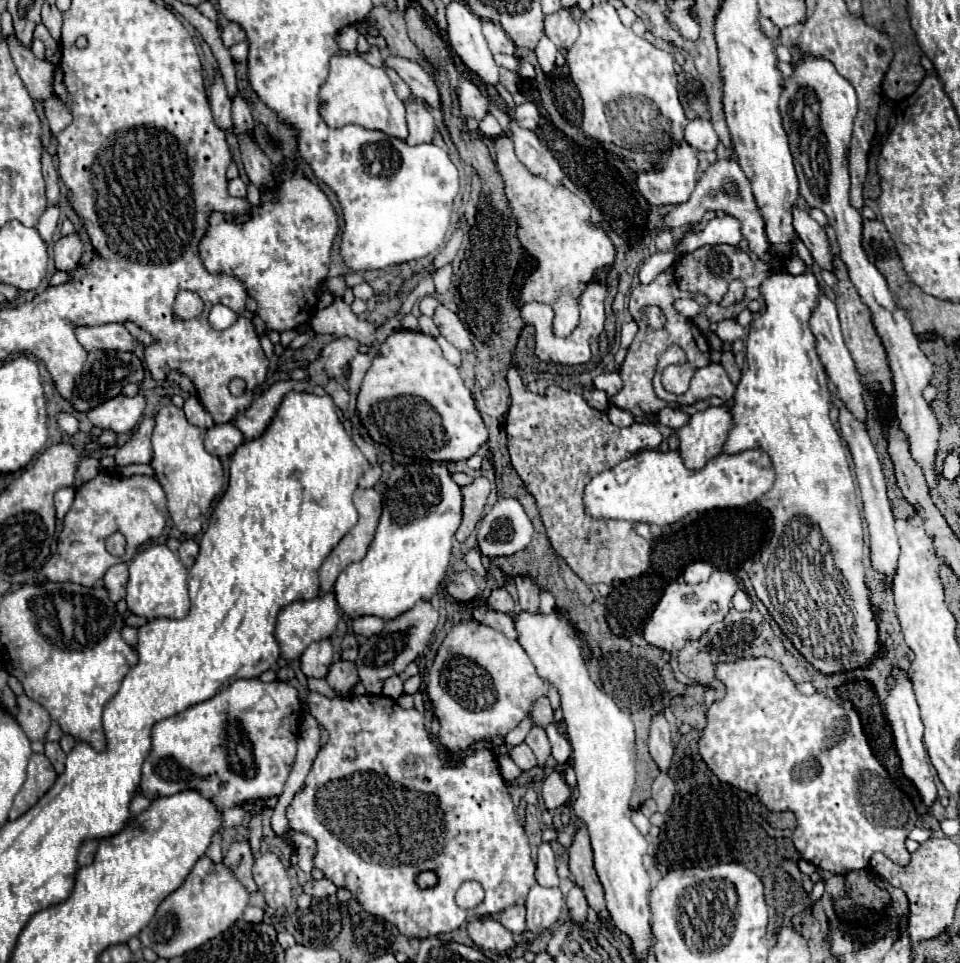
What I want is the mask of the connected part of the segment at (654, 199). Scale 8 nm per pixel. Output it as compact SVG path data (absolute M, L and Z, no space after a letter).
M682 142L660 154L666 156L666 162L658 172L640 174L638 188L650 204L682 204L690 198L696 186L696 150Z

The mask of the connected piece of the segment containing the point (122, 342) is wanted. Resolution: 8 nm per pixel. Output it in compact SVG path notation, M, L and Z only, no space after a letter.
M104 324L94 328L78 328L78 342L86 350L116 350L134 352L136 338L126 330L124 324Z

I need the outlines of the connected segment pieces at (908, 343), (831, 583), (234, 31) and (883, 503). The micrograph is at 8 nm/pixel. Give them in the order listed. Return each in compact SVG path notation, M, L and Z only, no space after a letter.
M800 46L794 48L800 50L800 60L792 62L794 72L790 78L784 78L780 94L780 116L790 140L790 152L794 156L794 166L800 180L800 196L812 208L820 208L826 214L830 226L836 232L840 258L848 268L848 276L856 286L862 302L872 310L874 326L888 352L888 362L894 376L896 416L900 420L902 430L908 434L912 458L922 466L926 482L932 488L938 482L938 474L934 472L934 458L938 450L940 426L928 402L922 398L922 390L930 384L932 378L932 364L920 350L918 338L912 332L906 312L896 306L884 276L866 258L862 250L862 216L856 208L852 208L848 196L850 192L848 146L852 138L852 124L858 110L856 90L844 76L838 74L838 70L830 60L808 54Z
M782 264L778 266L772 266L770 268L770 276L762 282L760 286L760 292L764 296L764 302L766 302L766 310L752 320L752 328L750 328L750 334L748 334L748 340L746 340L746 362L748 362L748 368L746 372L742 374L738 386L736 386L736 394L734 394L734 402L732 402L732 414L734 414L734 426L728 434L728 440L724 444L724 452L726 454L738 454L738 452L744 452L744 450L750 450L750 448L758 448L758 450L764 450L768 452L774 468L776 468L776 482L772 486L770 492L766 492L758 504L766 510L772 512L774 516L774 536L770 540L770 544L762 550L760 558L752 564L750 568L750 580L752 580L752 586L754 586L754 592L756 596L764 602L764 606L768 608L768 612L774 616L774 620L780 624L780 628L784 630L784 634L792 640L792 644L796 646L796 650L810 662L814 664L820 672L824 674L834 674L834 672L842 672L844 668L846 670L854 670L862 664L868 664L872 662L872 658L876 656L876 650L878 650L878 640L876 640L876 616L874 616L874 610L868 602L868 590L866 590L866 584L864 584L864 564L862 564L862 522L860 522L860 512L858 512L858 506L856 506L856 492L854 492L854 480L852 480L852 474L850 474L850 468L848 468L848 462L846 462L846 452L842 448L842 440L830 420L830 390L828 390L828 376L826 376L826 370L816 354L816 336L812 334L810 330L810 316L812 312L816 310L818 306L818 298L822 296L822 288L818 284L818 278L814 276L814 272L810 268L806 268L806 272L794 276L790 274Z
M228 24L226 28L222 28L222 42L224 42L224 46L226 48L230 48L232 44L238 44L238 42L242 42L246 38L246 34L244 34L244 30L238 26L238 24Z
M836 400L834 406L840 408L840 432L842 438L848 442L848 448L852 452L854 464L856 464L856 476L858 476L858 484L862 490L862 500L864 500L864 518L868 524L868 534L870 534L870 564L872 568L884 576L884 584L888 588L892 588L892 580L896 574L896 560L900 556L900 546L898 546L898 538L896 538L896 530L894 530L894 516L890 510L890 502L886 498L886 482L884 482L884 474L878 462L878 454L868 438L868 432L864 428L864 424L860 424L848 410L846 406Z

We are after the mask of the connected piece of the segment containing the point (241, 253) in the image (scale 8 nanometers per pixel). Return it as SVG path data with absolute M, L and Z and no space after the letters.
M282 170L282 184L278 192L264 192L264 204L252 210L252 218L244 224L230 224L222 214L210 214L208 232L200 242L200 254L210 272L226 272L238 276L248 294L258 302L258 316L266 322L268 330L292 330L302 322L312 320L318 302L318 284L328 274L330 248L338 232L338 214L334 212L326 194L302 174L288 174Z

